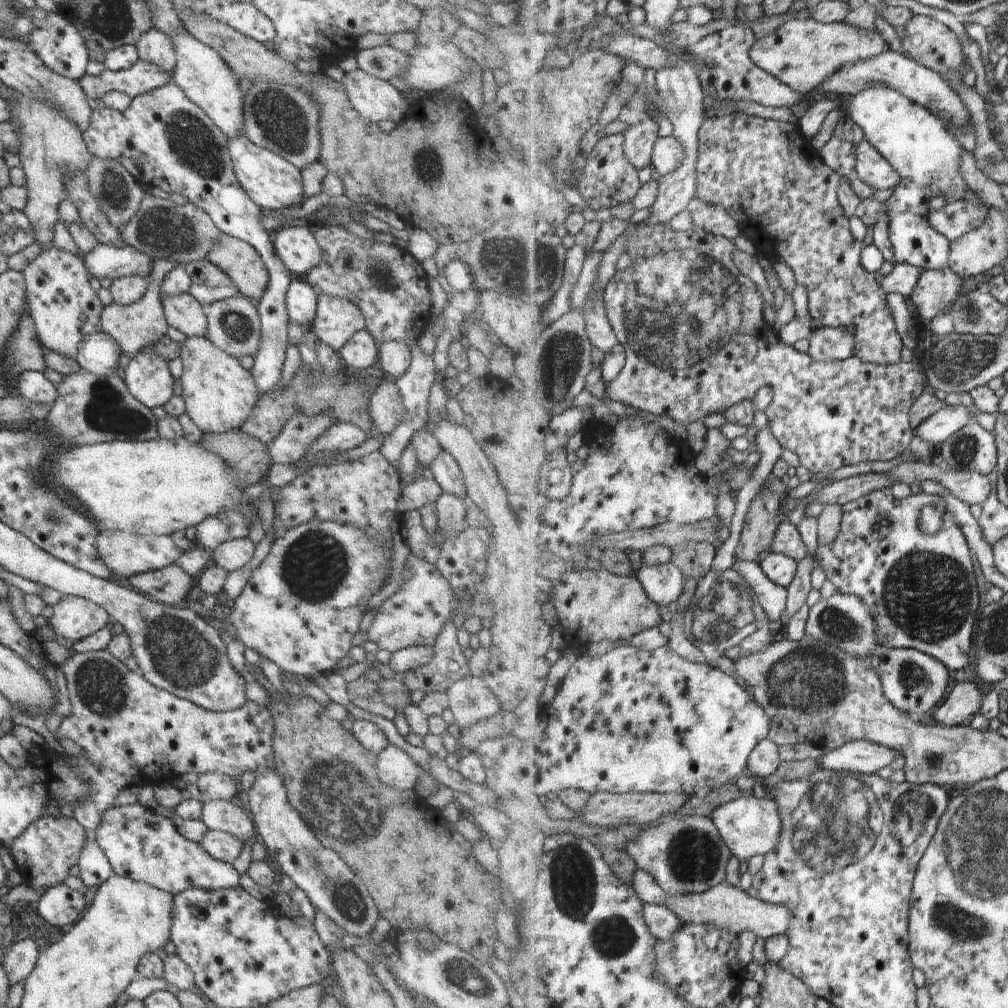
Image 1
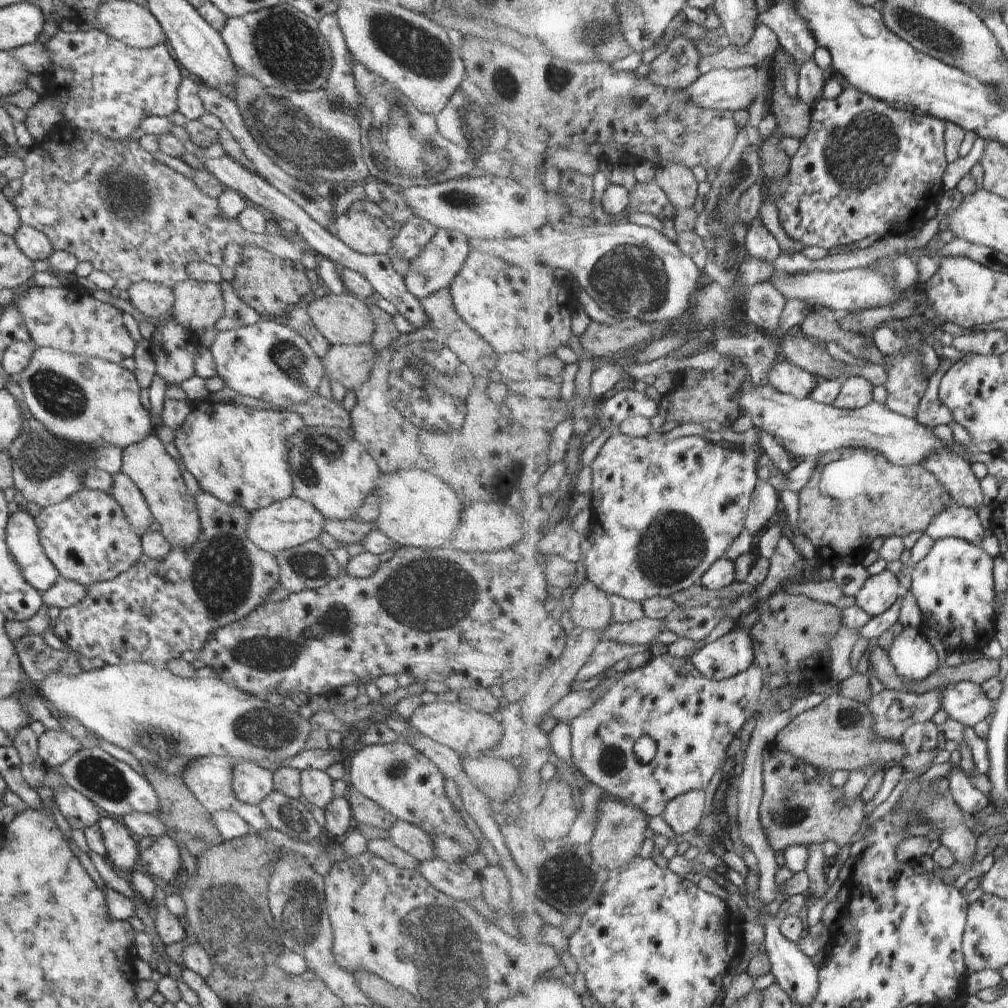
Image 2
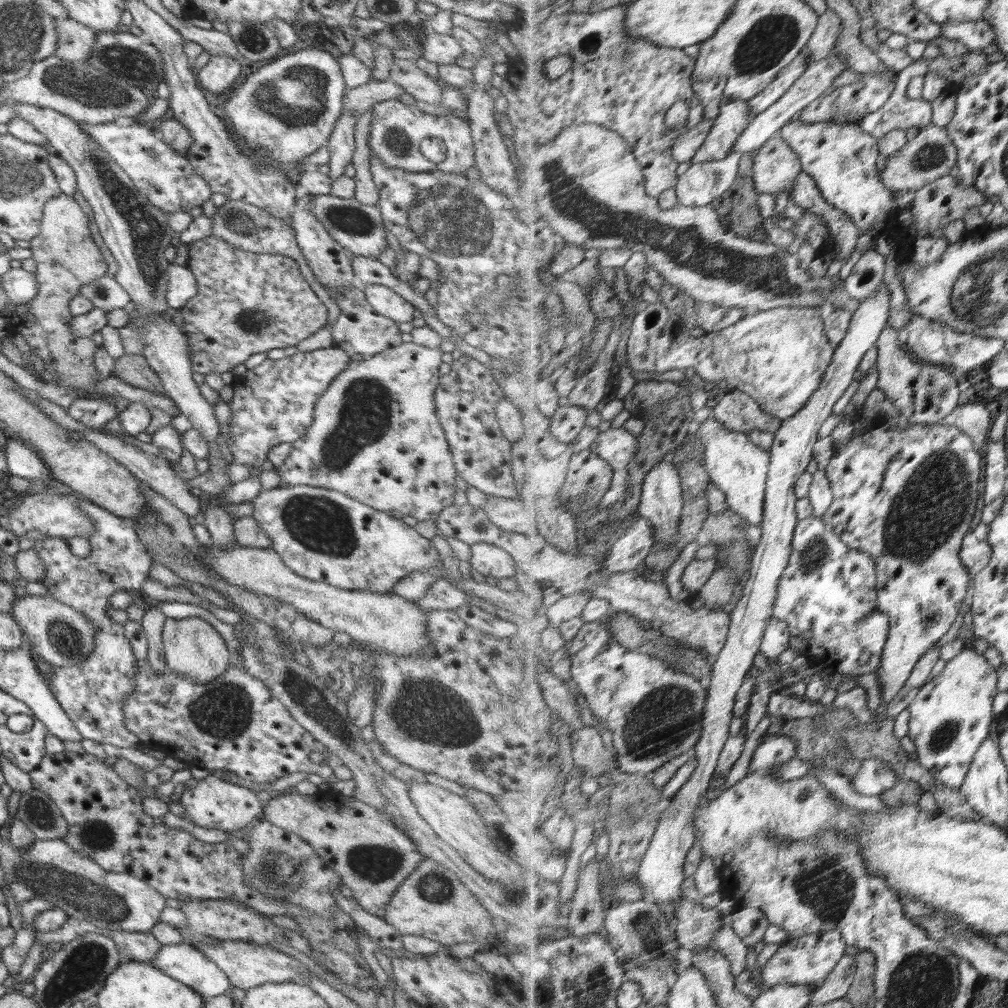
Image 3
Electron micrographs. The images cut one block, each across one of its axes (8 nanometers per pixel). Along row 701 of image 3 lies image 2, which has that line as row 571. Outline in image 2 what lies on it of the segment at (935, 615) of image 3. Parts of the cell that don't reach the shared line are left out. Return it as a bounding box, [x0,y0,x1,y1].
[857,570,904,618]

